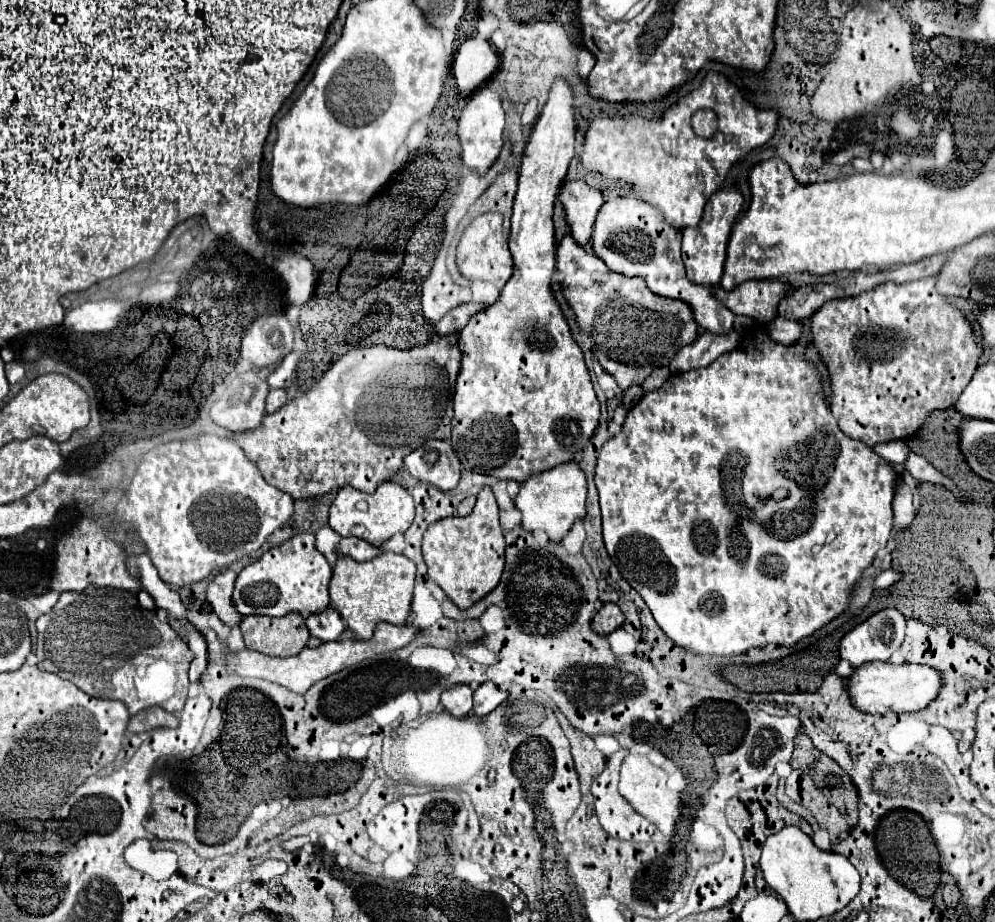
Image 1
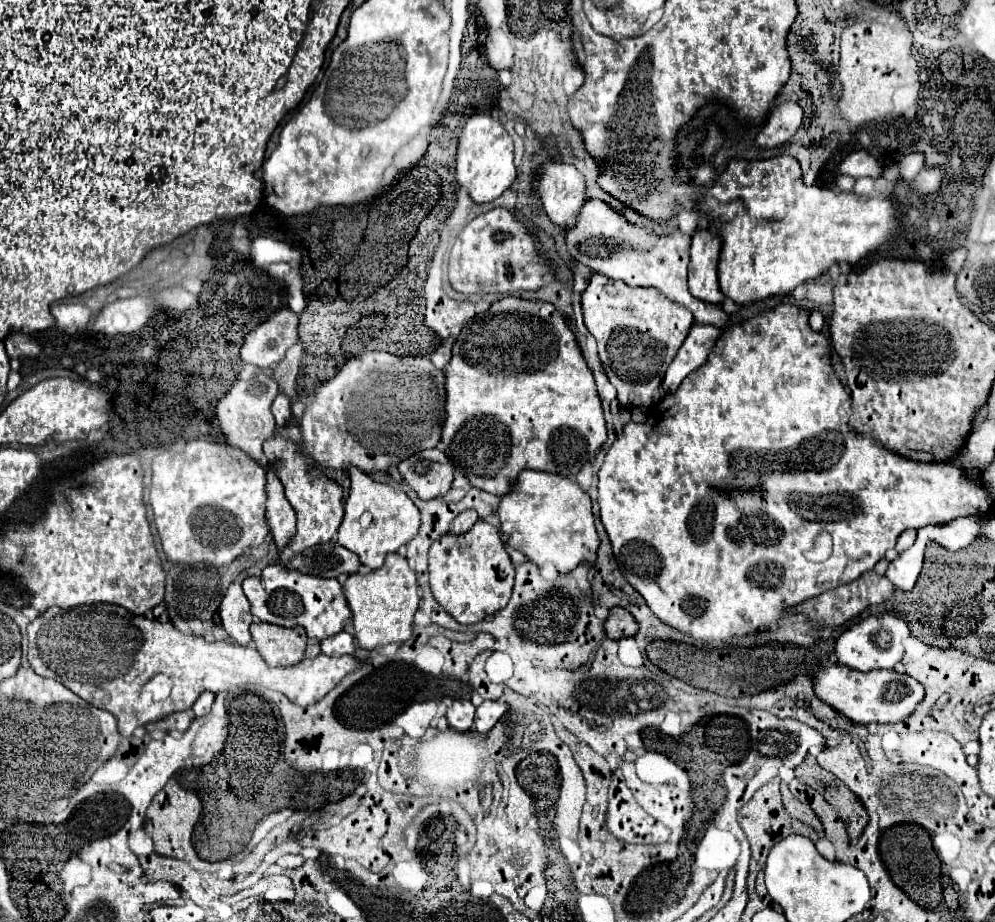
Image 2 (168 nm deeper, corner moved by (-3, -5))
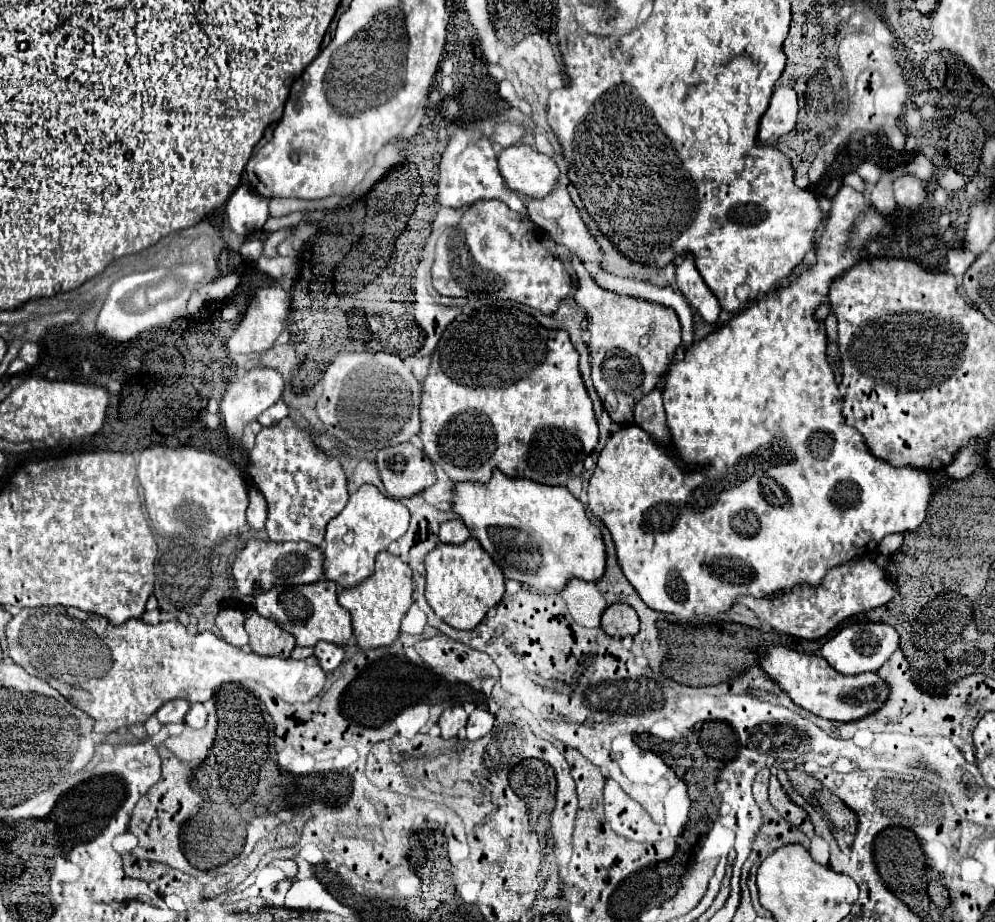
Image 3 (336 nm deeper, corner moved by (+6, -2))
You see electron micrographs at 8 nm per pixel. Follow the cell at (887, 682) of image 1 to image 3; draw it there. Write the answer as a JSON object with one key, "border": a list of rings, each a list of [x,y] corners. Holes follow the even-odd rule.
{"border":[[[765,645],[761,649],[761,667],[763,671],[777,681],[777,685],[803,709],[831,721],[849,723],[863,719],[881,705],[885,705],[889,697],[889,685],[885,679],[879,677],[879,673],[859,673],[859,675],[841,675],[837,673],[823,657],[799,653],[789,647],[781,645]]]}

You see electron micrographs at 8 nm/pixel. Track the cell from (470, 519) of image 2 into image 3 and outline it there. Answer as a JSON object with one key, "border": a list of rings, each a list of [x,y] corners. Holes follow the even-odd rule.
{"border":[[[451,519],[441,525],[439,539],[443,543],[463,543],[469,539],[469,529],[465,529],[465,525],[461,525],[461,519]]]}

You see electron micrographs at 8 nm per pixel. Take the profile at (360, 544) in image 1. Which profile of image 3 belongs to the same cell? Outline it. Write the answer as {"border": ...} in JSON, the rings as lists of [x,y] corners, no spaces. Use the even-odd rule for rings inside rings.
{"border":[[[251,537],[245,543],[245,549],[233,561],[233,577],[235,587],[243,595],[253,595],[253,583],[259,583],[263,589],[271,589],[273,585],[305,585],[323,579],[321,575],[321,547],[309,545],[305,541],[299,543],[273,543]]]}

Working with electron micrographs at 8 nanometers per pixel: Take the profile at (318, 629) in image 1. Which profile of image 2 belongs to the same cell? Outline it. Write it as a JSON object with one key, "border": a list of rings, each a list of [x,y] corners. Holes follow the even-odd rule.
{"border":[[[338,632],[338,634],[322,640],[320,646],[322,646],[322,652],[326,656],[344,656],[344,654],[352,656],[354,650],[356,650],[354,640],[352,640],[352,636],[348,632]]]}

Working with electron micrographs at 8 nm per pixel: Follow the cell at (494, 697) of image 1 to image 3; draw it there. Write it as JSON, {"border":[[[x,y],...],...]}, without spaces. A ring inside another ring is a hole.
{"border":[[[477,707],[469,715],[469,721],[467,721],[467,739],[475,741],[475,739],[481,739],[483,735],[487,735],[493,727],[493,721],[495,721],[495,717],[487,709]]]}

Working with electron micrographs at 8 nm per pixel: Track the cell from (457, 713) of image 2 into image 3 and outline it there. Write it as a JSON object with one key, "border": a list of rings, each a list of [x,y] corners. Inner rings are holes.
{"border":[[[453,705],[453,707],[447,707],[443,711],[443,715],[439,717],[439,727],[441,727],[441,737],[445,739],[451,739],[451,737],[457,737],[459,729],[465,727],[467,723],[467,713],[461,705]]]}

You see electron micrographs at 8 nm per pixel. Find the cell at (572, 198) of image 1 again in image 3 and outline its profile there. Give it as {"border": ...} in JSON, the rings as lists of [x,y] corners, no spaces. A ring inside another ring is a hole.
{"border":[[[513,145],[499,155],[499,171],[507,187],[519,197],[547,197],[559,183],[557,163],[531,149],[529,145]]]}

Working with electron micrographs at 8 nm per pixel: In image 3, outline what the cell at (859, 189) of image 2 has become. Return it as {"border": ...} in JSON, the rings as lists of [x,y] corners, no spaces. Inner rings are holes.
{"border":[[[843,185],[837,195],[833,197],[833,207],[827,217],[827,227],[819,237],[817,243],[817,265],[803,271],[799,279],[795,279],[789,287],[781,289],[777,295],[767,295],[765,299],[757,301],[749,309],[741,311],[737,317],[733,317],[727,325],[715,329],[701,341],[693,343],[685,357],[681,361],[675,361],[667,373],[667,383],[663,389],[663,403],[667,413],[667,425],[671,441],[669,445],[661,445],[649,437],[641,427],[627,425],[615,431],[609,441],[605,443],[603,451],[599,453],[593,477],[589,481],[589,509],[593,515],[597,515],[609,529],[615,551],[617,551],[617,563],[627,577],[627,581],[633,585],[633,589],[639,593],[643,603],[659,613],[671,613],[679,617],[681,623],[697,623],[707,621],[713,617],[715,607],[717,615],[727,613],[733,609],[737,599],[741,595],[753,595],[753,597],[771,597],[777,593],[787,593],[787,589],[793,589],[801,583],[807,583],[811,587],[817,587],[825,573],[837,565],[849,563],[853,559],[865,557],[869,553],[867,543],[875,543],[875,549],[879,541],[889,533],[905,533],[915,531],[927,517],[931,497],[935,491],[935,475],[937,471],[927,471],[919,467],[895,467],[889,461],[875,457],[869,453],[869,447],[865,445],[865,439],[845,423],[841,409],[843,399],[839,393],[839,387],[835,383],[835,375],[827,363],[827,335],[823,323],[813,319],[815,307],[821,305],[827,299],[829,285],[833,277],[847,271],[853,263],[859,261],[861,249],[871,241],[877,233],[891,233],[893,227],[877,213],[873,213],[863,199],[863,193]]]}

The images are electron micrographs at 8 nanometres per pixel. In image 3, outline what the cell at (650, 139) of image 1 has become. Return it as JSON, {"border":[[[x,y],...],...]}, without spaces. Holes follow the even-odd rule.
{"border":[[[775,87],[771,105],[759,123],[759,143],[771,137],[781,137],[795,127],[797,121],[797,93],[791,87]]]}

